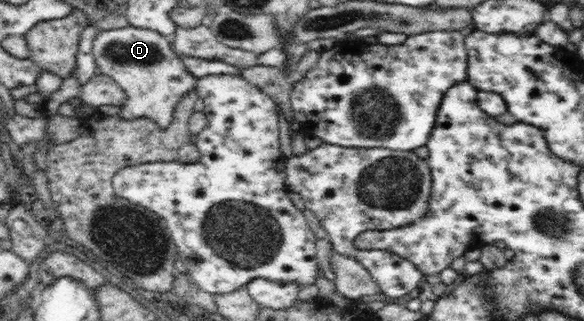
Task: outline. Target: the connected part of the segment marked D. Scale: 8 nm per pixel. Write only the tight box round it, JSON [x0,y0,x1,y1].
[92,27,197,130]

